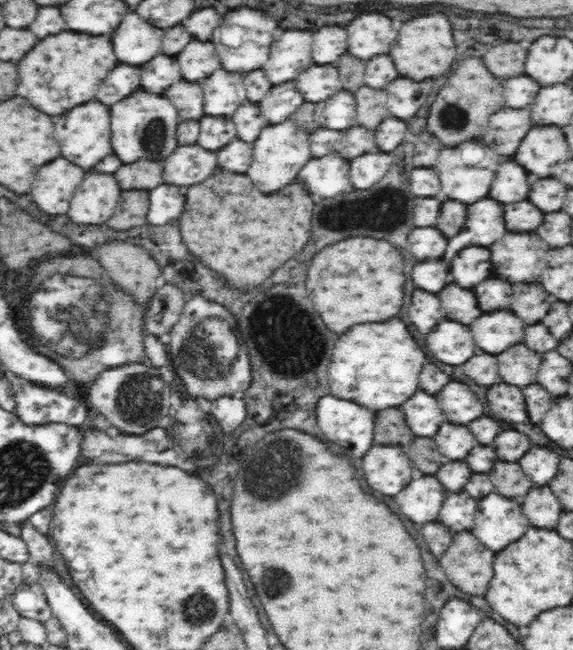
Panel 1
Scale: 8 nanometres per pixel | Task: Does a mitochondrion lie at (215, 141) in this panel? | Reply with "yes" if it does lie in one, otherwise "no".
no

